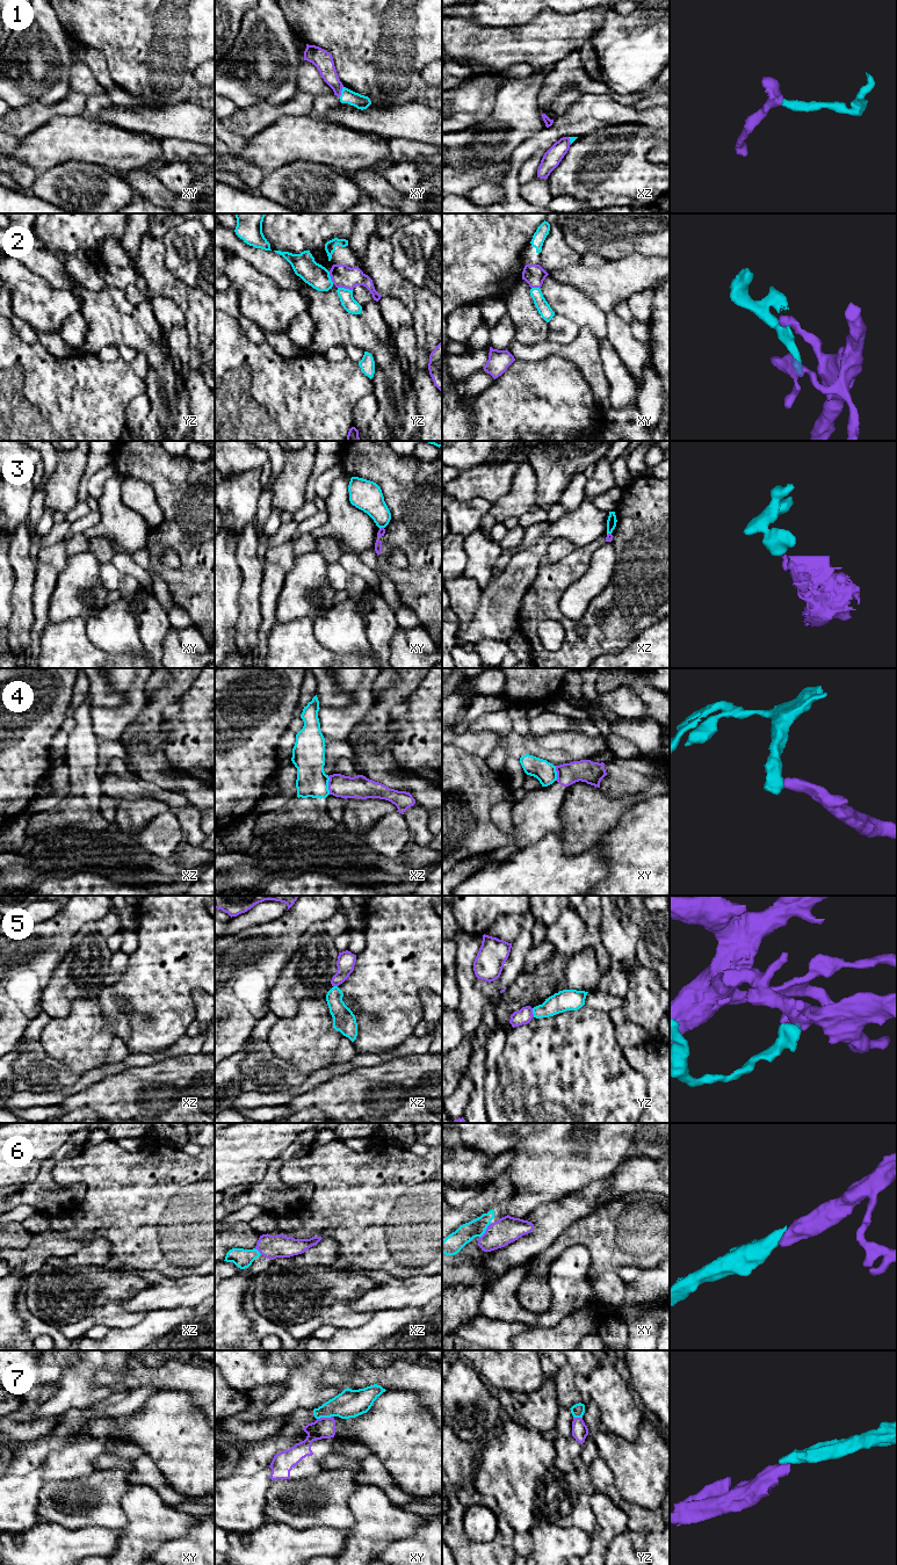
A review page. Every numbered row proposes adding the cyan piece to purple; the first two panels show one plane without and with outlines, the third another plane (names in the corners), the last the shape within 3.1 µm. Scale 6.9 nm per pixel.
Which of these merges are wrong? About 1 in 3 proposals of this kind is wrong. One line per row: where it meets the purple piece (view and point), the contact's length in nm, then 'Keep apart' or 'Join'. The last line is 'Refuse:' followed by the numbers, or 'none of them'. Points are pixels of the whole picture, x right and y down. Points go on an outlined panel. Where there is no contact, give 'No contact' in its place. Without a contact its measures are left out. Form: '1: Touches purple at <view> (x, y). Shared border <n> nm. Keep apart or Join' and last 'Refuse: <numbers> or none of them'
1: Touches purple at xy (340, 92). Shared border 90 nm. Join
2: Touches purple at yz (345, 288). Shared border 110 nm. Join
3: Touches purple at xy (381, 528). Shared border 40 nm. Keep apart
4: Touches purple at xz (328, 785). Shared border 130 nm. Keep apart
5: Touches purple at yz (532, 1013). Shared border 70 nm. Keep apart
6: Touches purple at xy (485, 1231). Shared border 130 nm. Join
7: Touches purple at xy (324, 1418). Shared border 110 nm. Keep apart
Refuse: 3, 4, 5, 7

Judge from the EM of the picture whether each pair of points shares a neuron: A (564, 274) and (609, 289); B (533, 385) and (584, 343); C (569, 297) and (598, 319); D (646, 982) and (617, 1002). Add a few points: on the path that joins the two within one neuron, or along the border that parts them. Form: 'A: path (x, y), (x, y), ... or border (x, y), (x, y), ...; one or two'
A: path (576, 276), (598, 283); one
B: border (539, 360), (562, 355), (584, 378); two
C: path (576, 304), (591, 317); one
D: border (624, 999), (621, 1007); two

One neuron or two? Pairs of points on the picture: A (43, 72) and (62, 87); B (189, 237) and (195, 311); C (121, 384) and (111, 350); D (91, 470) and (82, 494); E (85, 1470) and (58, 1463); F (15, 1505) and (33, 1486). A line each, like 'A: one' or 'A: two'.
A: one
B: two
C: two
D: one
E: one
F: one

